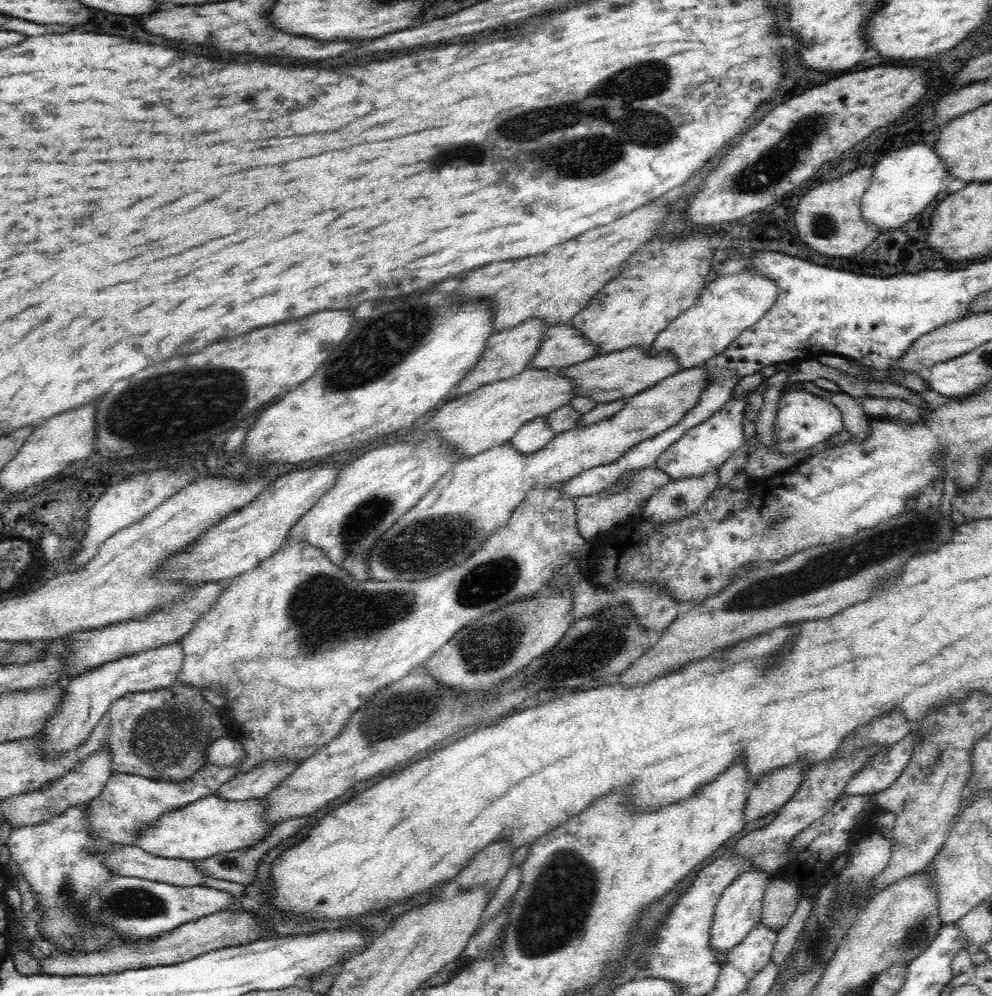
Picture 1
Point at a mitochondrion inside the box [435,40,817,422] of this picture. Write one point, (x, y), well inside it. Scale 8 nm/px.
(542, 130)

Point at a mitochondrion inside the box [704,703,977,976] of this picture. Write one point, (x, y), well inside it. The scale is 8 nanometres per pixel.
(914, 936)

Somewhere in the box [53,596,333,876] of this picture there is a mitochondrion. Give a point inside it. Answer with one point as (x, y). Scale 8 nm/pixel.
(168, 738)

